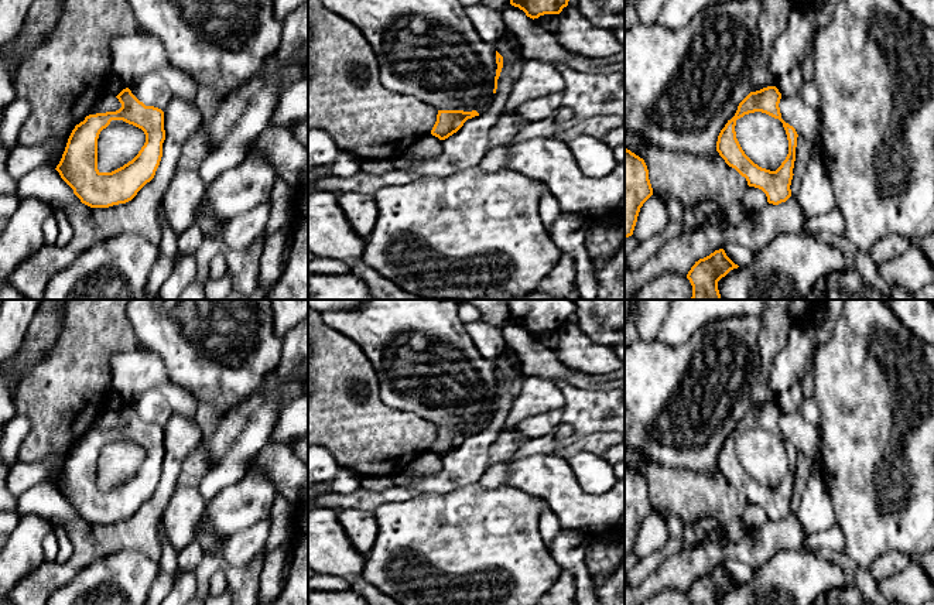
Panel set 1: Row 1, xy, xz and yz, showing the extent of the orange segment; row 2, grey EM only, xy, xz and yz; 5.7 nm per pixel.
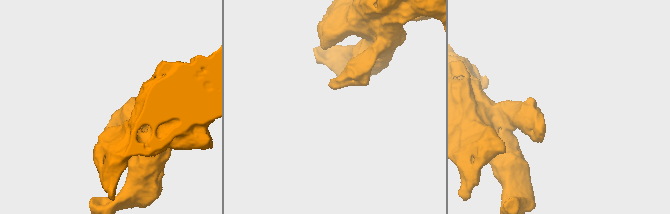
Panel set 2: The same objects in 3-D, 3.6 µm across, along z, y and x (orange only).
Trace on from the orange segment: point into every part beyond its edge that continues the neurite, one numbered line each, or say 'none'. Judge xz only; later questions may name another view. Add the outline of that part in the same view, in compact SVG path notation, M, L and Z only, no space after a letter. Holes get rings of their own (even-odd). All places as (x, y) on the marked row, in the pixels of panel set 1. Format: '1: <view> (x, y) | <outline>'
none

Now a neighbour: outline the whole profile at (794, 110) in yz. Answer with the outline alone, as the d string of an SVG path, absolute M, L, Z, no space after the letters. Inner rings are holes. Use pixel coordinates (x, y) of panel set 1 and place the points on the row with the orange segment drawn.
M798 95L781 96L779 107L781 119L793 126L798 136L812 143L821 143L820 114Z

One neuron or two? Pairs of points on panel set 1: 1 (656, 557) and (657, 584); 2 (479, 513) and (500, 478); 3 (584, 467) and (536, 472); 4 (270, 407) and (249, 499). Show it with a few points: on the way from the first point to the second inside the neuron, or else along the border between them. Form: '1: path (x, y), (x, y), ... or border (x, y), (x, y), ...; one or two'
1: border (684, 549), (670, 554), (639, 585); two
2: border (479, 481), (489, 488), (499, 488), (506, 484); two
3: border (567, 460), (577, 481), (592, 495); two
4: border (247, 468), (236, 482), (222, 489); two

